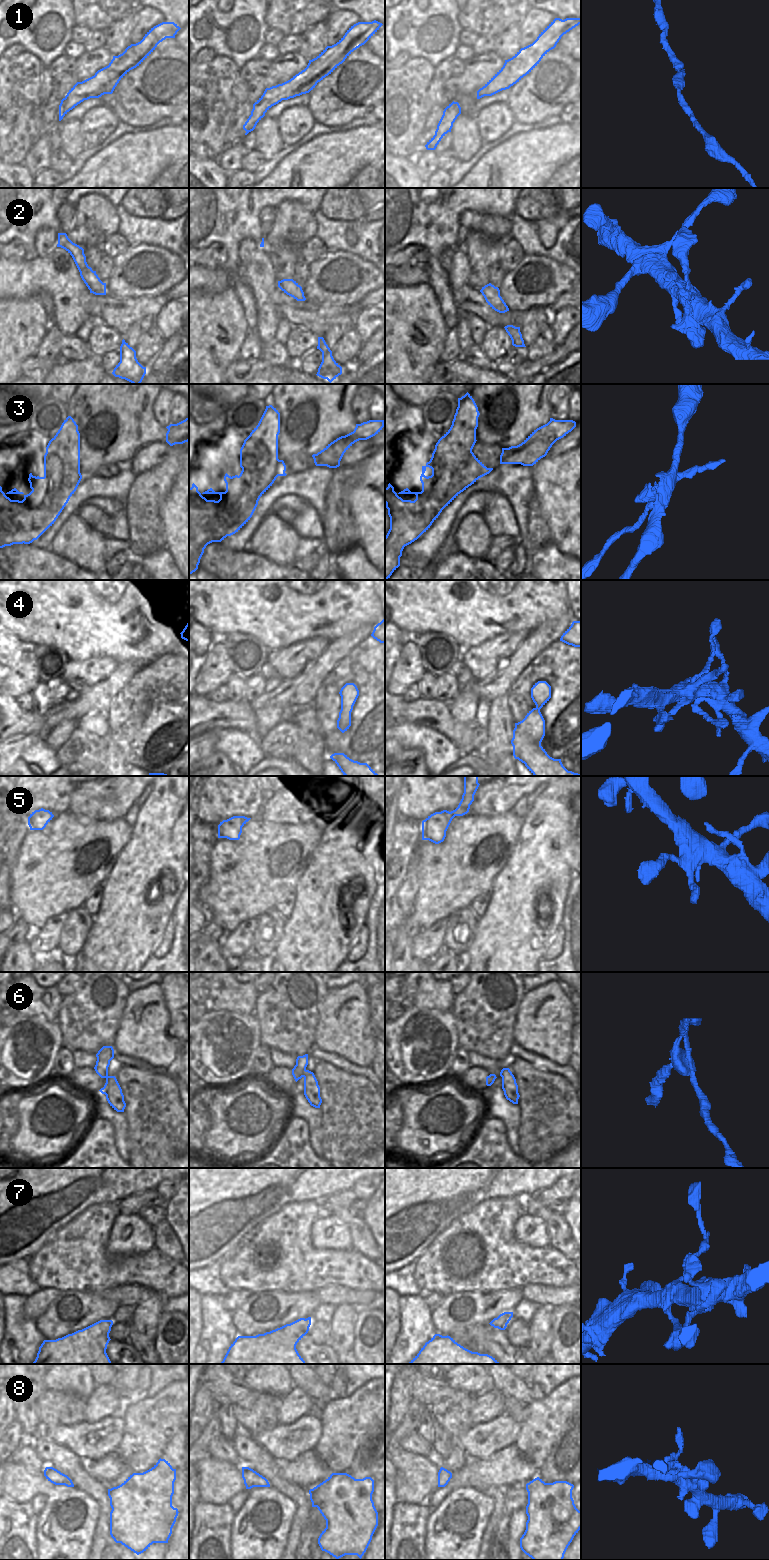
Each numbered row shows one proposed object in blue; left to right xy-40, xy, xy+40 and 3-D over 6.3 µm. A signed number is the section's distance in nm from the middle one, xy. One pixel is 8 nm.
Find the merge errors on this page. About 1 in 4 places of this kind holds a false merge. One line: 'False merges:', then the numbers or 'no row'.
False merges: 3, 6, 7

